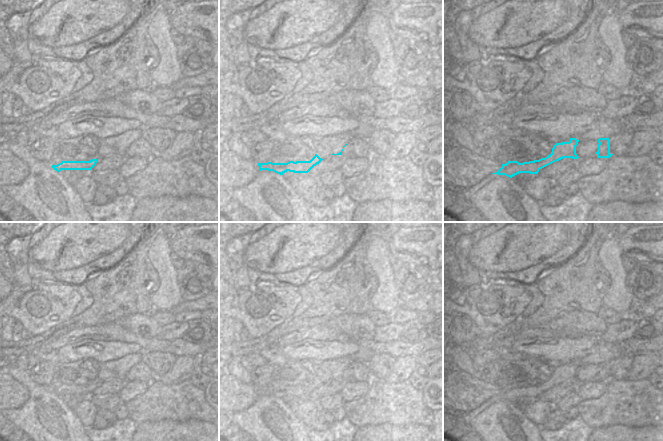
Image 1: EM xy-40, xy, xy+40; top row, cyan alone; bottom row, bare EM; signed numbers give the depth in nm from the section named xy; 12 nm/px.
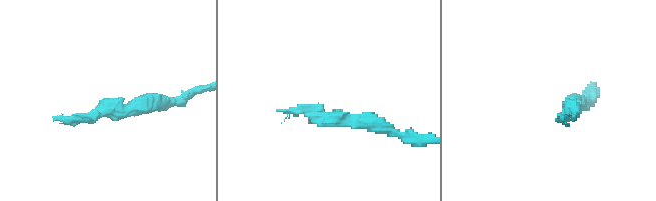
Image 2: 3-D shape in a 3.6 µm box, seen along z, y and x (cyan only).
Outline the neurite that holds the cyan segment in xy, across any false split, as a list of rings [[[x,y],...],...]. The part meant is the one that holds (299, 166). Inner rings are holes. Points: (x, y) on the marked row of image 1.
[[[229,149],[219,154],[219,186],[226,190],[247,186],[261,170],[283,175],[285,172],[308,173],[323,159],[317,154],[310,161],[289,161],[287,163],[255,163],[248,161]]]

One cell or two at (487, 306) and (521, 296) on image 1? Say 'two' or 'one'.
one

